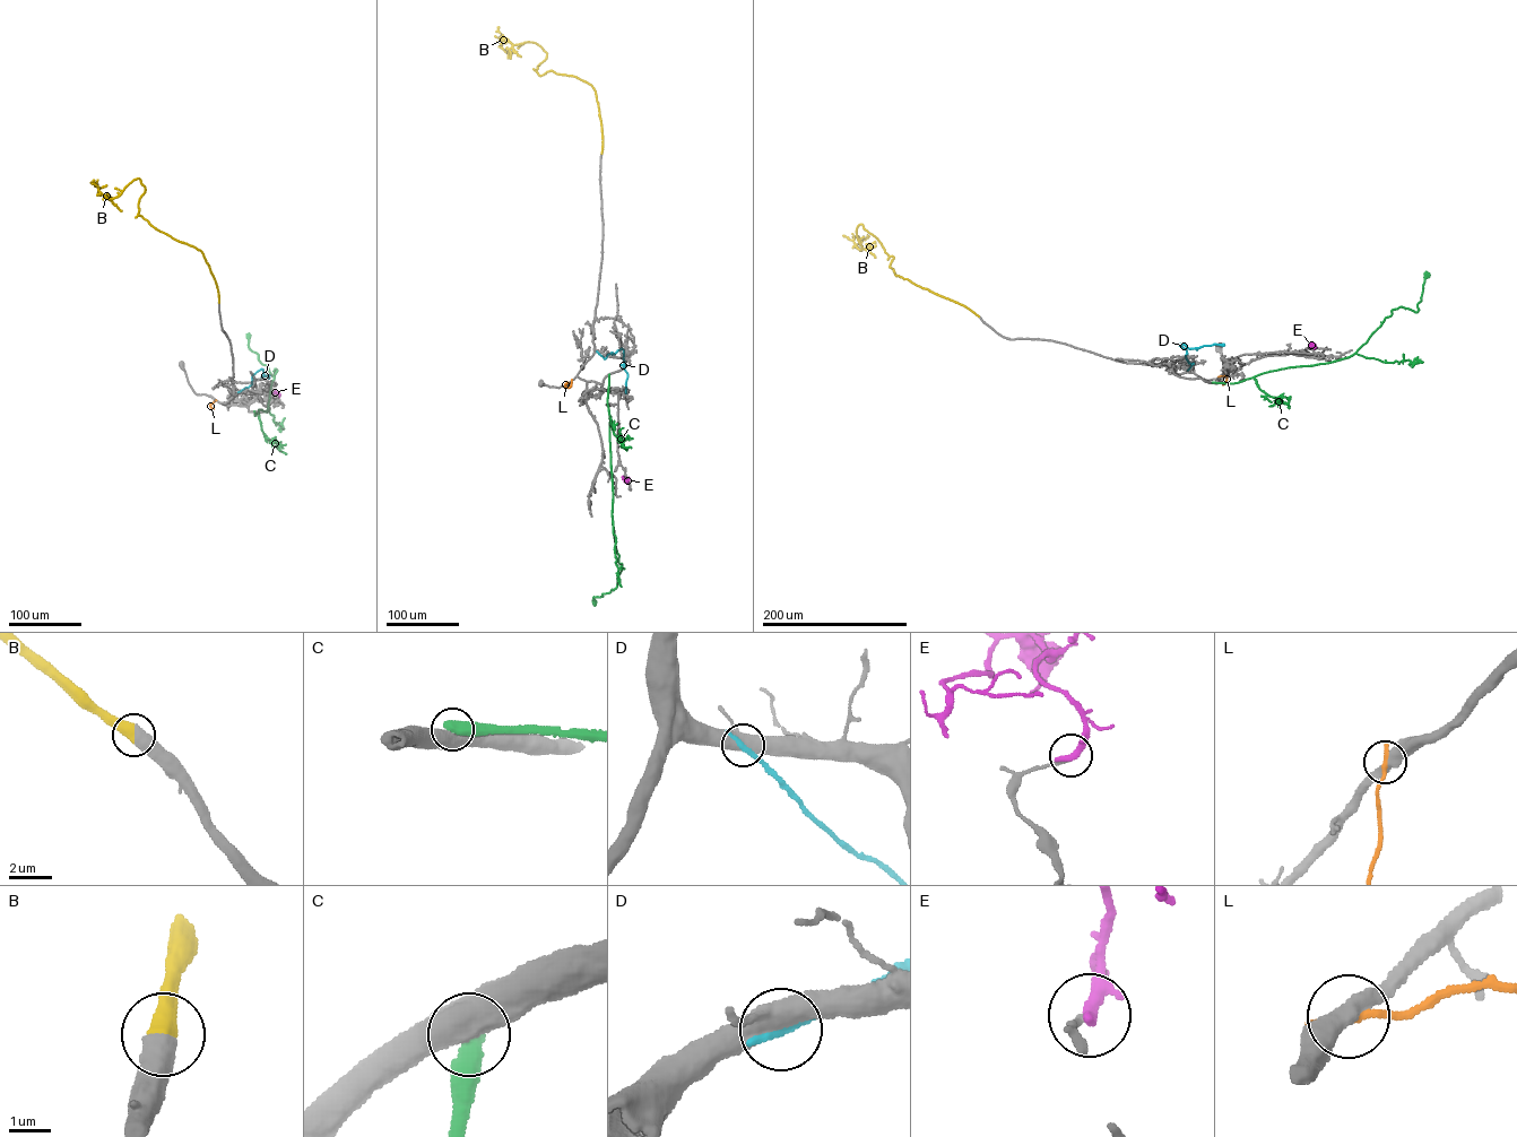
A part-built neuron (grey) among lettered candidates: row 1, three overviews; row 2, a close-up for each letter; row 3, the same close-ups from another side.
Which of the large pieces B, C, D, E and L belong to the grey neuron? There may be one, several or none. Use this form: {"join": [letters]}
{"join": ["B"]}

